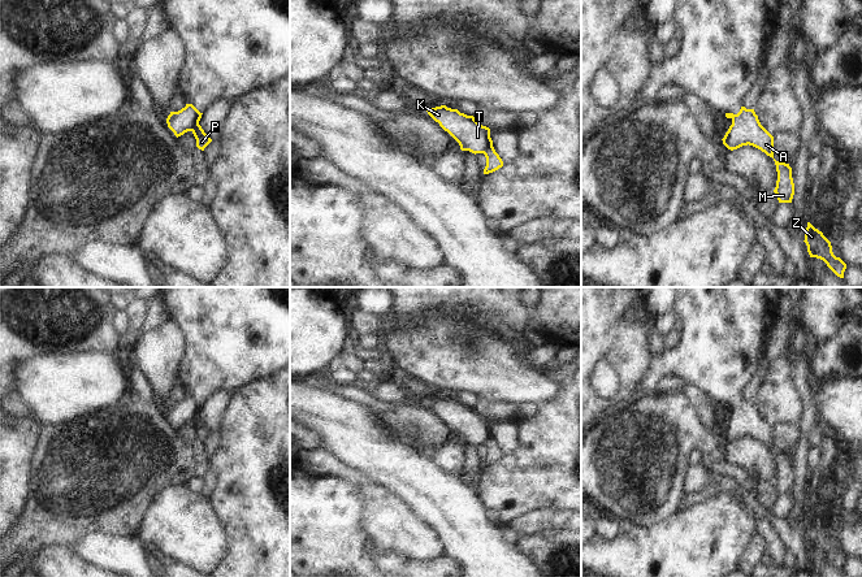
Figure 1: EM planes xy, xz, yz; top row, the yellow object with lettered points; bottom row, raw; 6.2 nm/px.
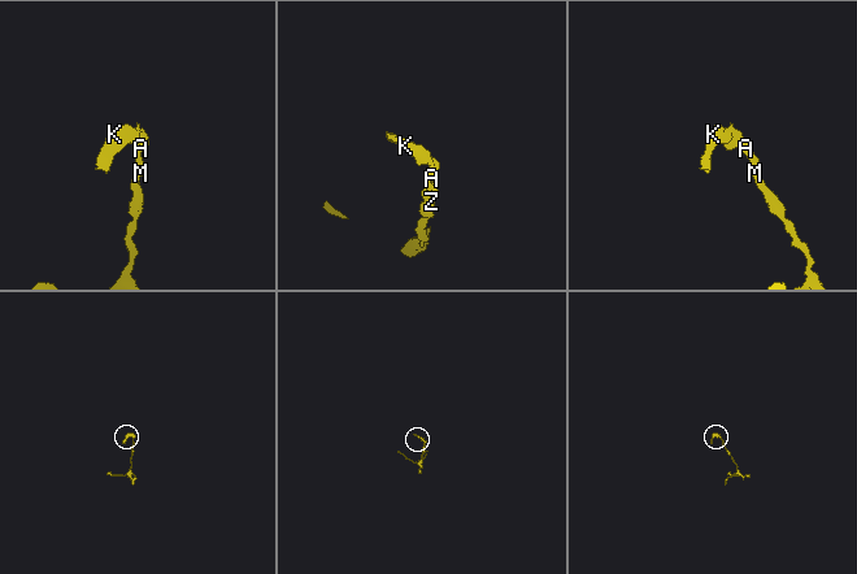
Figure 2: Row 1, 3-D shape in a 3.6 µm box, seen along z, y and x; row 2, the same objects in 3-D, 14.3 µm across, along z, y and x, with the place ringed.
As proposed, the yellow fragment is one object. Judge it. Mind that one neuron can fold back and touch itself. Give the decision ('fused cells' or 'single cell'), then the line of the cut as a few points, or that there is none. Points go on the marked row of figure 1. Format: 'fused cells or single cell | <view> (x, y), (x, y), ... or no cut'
fused cells | xz (492, 144), (483, 152)

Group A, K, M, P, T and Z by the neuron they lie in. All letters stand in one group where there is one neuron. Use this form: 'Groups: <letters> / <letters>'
Groups: A M P Z / K T.

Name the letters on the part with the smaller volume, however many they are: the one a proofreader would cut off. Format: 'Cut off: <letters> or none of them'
Cut off: K, T

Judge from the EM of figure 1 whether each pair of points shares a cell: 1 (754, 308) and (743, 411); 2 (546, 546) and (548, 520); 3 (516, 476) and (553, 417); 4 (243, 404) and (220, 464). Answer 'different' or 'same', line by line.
1: same
2: different
3: same
4: same

